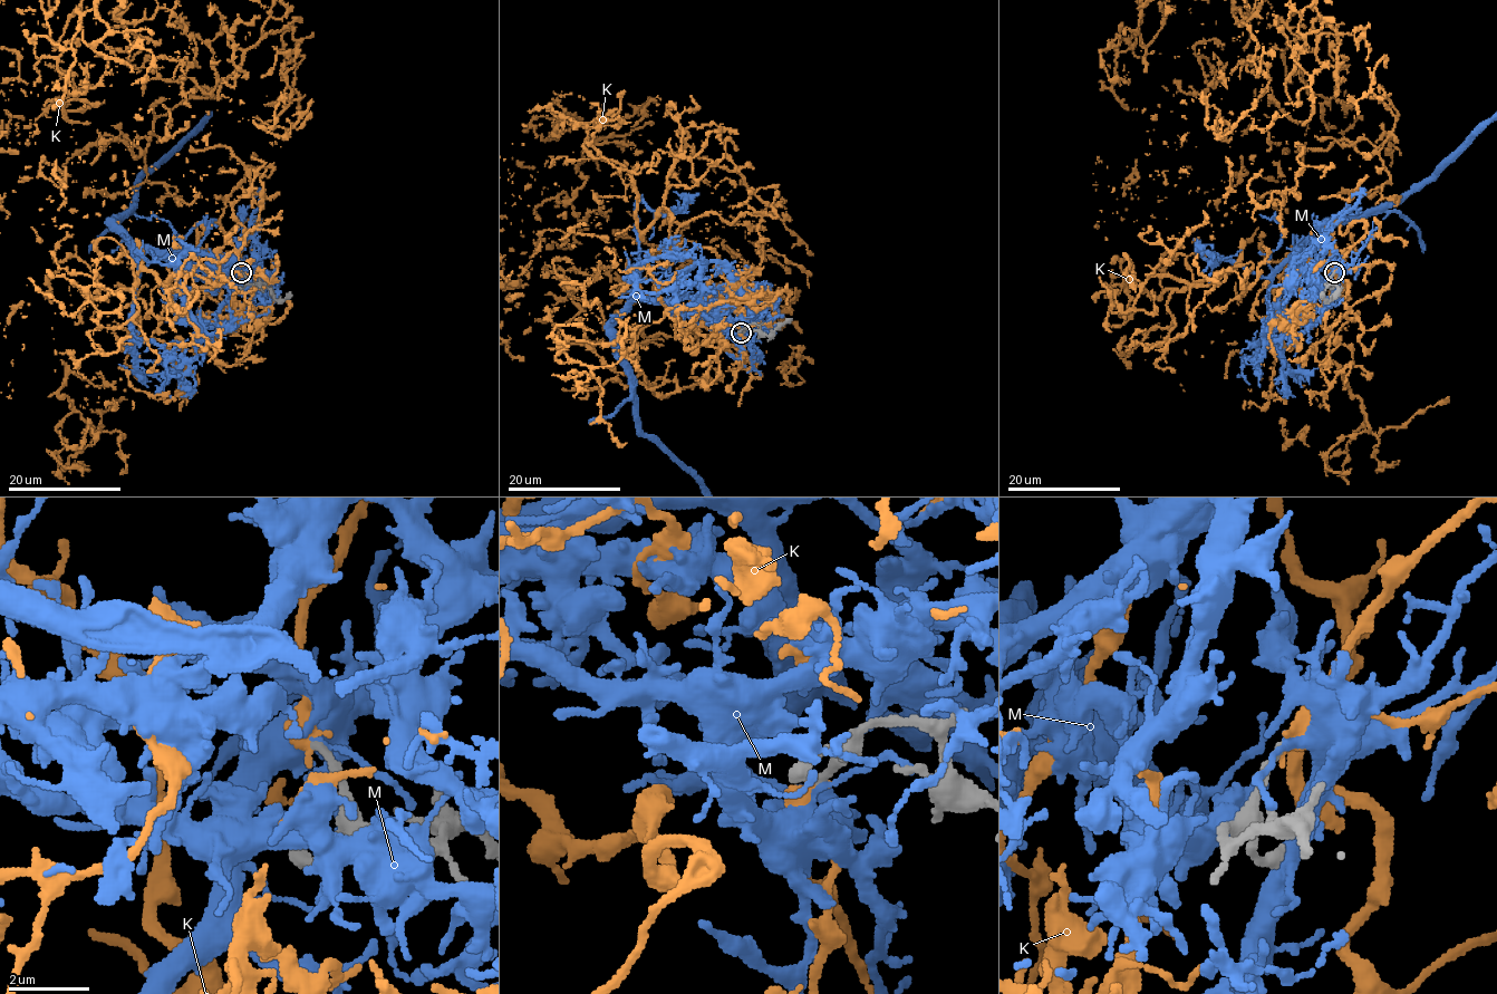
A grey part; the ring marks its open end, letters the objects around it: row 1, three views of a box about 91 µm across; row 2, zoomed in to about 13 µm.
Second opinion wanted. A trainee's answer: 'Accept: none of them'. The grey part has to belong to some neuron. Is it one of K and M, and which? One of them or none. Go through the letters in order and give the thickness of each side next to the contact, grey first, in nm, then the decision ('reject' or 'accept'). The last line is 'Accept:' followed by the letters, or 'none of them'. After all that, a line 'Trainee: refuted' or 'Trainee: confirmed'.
K: 220/460 nm | reject
M: 240/200 nm | reject
Accept: none of them
Trainee: confirmed

